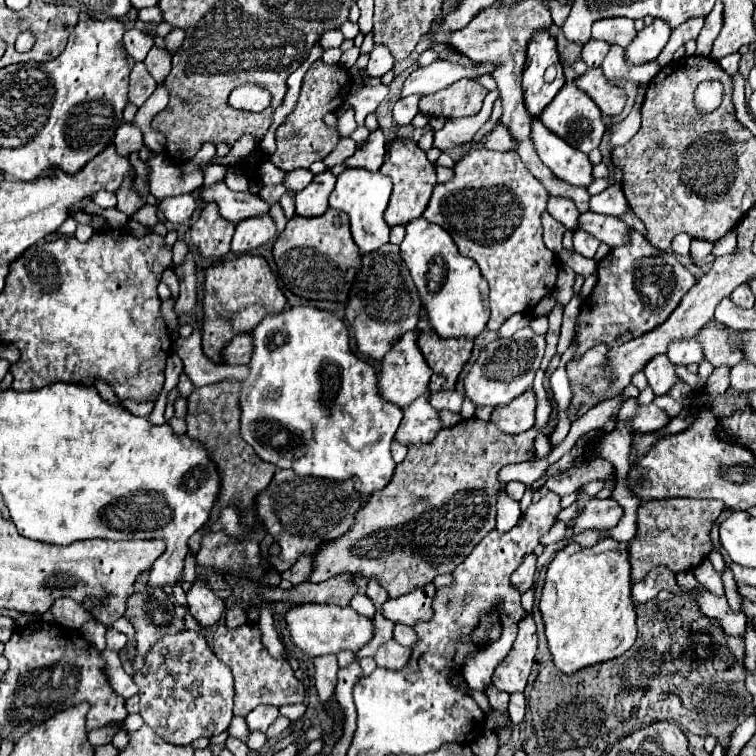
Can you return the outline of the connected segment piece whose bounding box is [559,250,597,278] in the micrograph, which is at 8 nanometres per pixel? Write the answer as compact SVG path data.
M563 250L561 252L561 256L559 256L567 266L571 266L577 274L581 274L583 278L587 278L587 276L591 276L593 274L593 270L595 270L595 260L591 260L591 258L585 258L585 256L581 256L581 254L571 254L571 252L567 252L567 250Z

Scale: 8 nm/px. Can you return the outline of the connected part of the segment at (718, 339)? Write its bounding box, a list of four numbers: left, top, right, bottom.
[697,324,741,368]

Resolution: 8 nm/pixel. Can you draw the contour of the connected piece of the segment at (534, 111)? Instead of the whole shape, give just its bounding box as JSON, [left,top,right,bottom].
[523,30,565,116]

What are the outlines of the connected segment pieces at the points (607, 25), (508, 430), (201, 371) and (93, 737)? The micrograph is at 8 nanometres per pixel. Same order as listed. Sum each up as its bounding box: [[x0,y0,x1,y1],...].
[[593,18,637,48],[491,390,535,434],[177,330,247,386],[89,724,121,746]]

